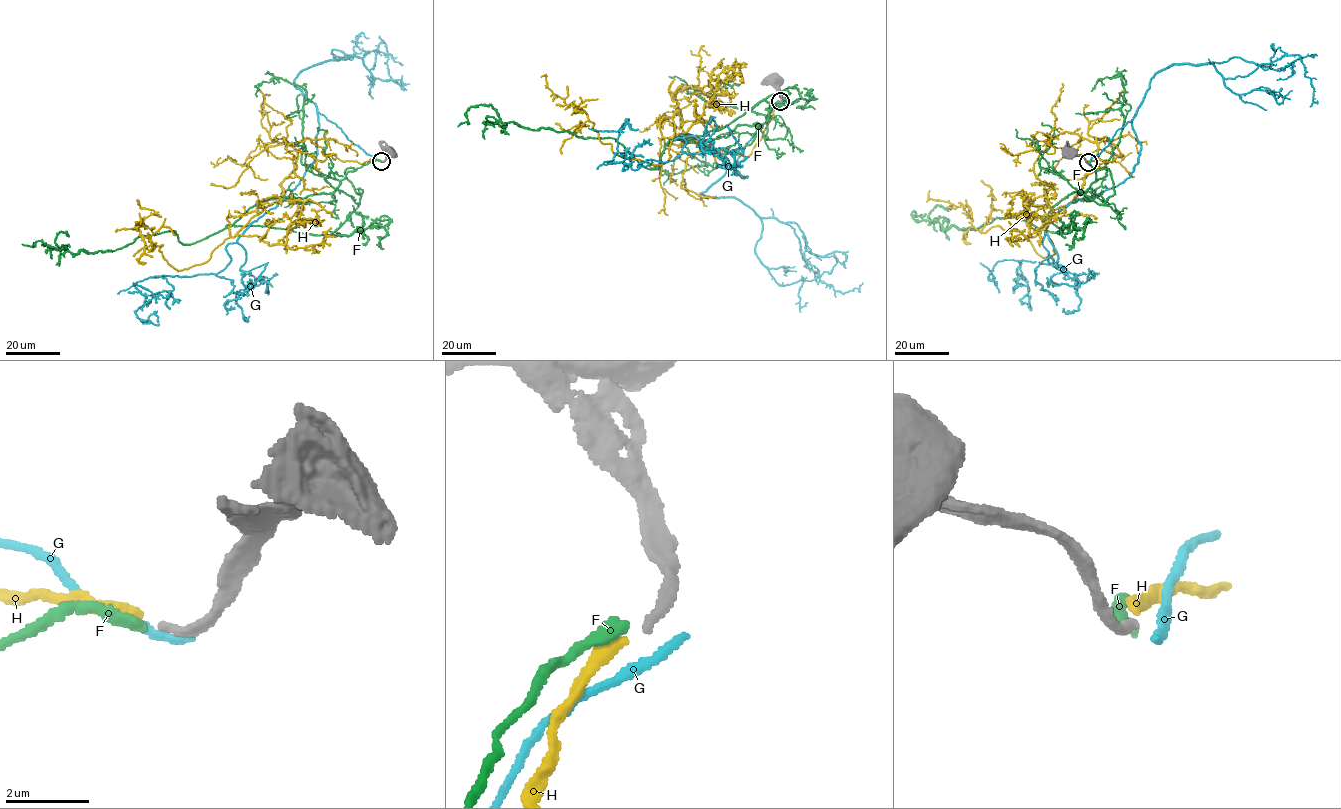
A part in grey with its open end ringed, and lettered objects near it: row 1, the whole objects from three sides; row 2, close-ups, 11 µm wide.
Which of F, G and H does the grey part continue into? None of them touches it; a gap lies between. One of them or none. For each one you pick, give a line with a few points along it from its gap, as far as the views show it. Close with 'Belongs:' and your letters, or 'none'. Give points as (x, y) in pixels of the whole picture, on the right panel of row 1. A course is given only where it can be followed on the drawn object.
H: course (1088, 162), (1122, 155), (1103, 136), (1104, 166), (1046, 222), (1050, 256), (1017, 229), (978, 231), (929, 190)
Belongs: H

